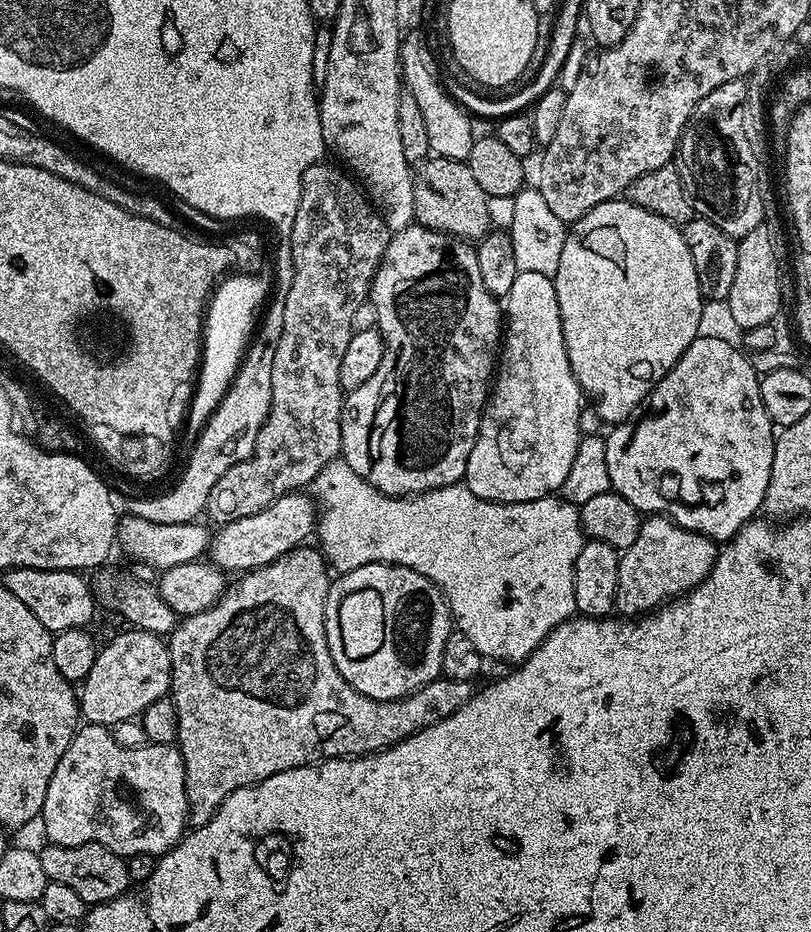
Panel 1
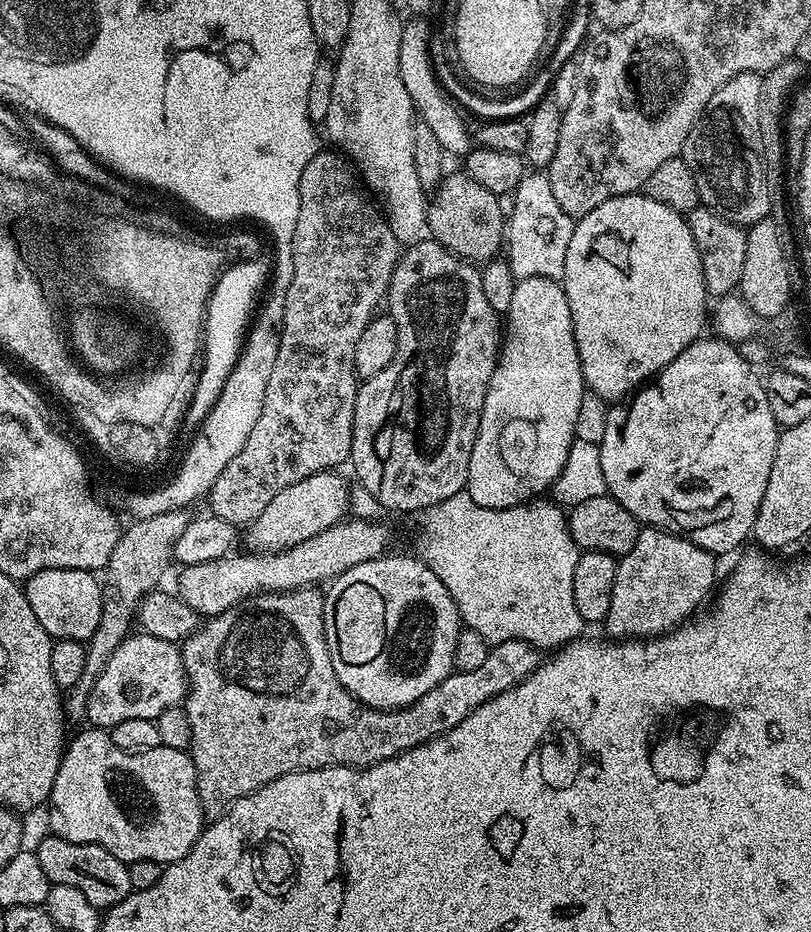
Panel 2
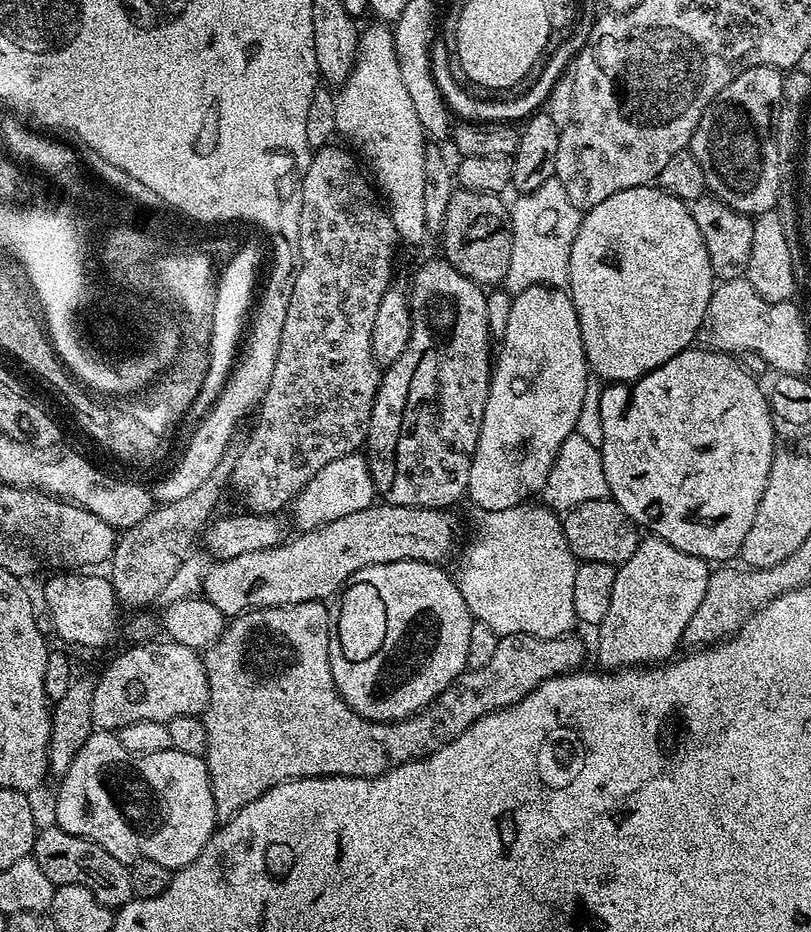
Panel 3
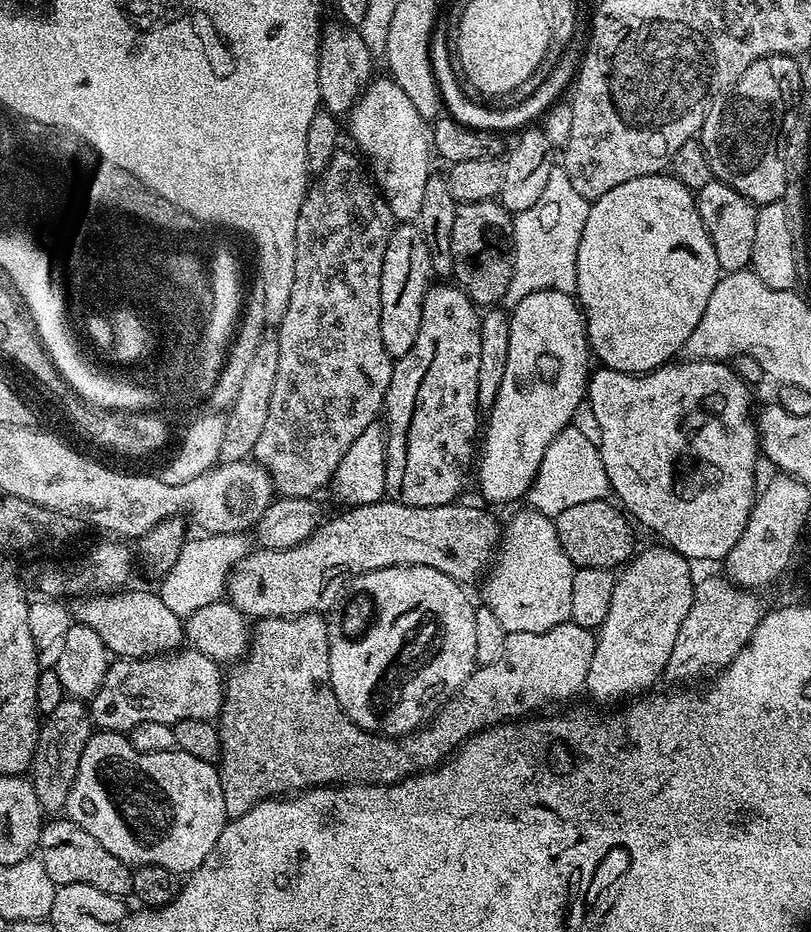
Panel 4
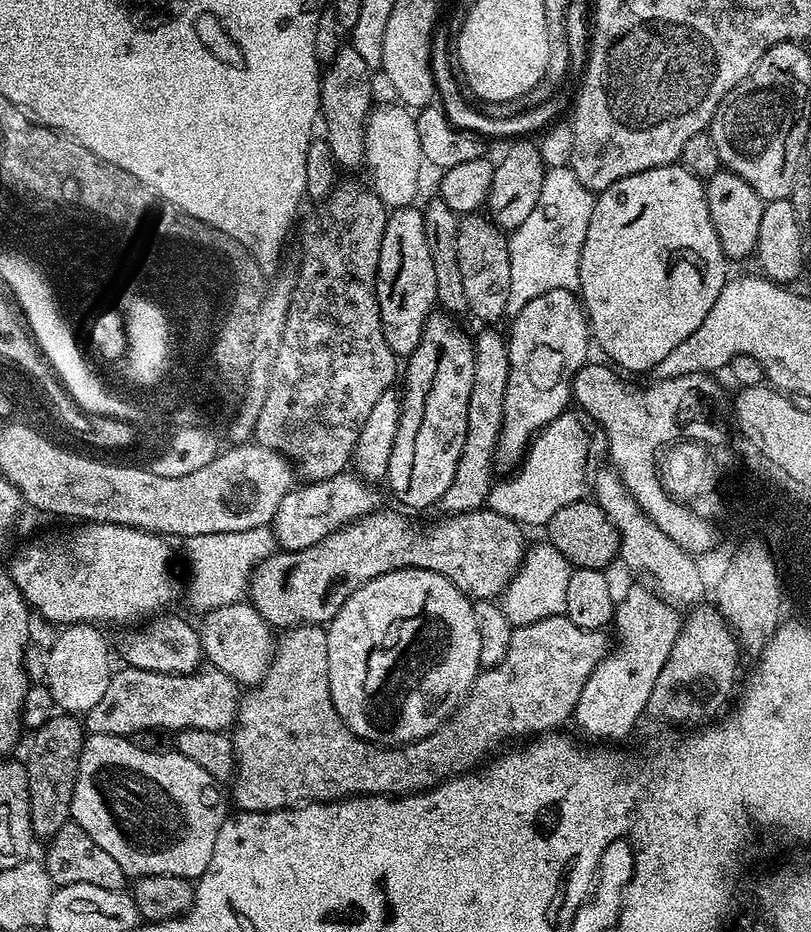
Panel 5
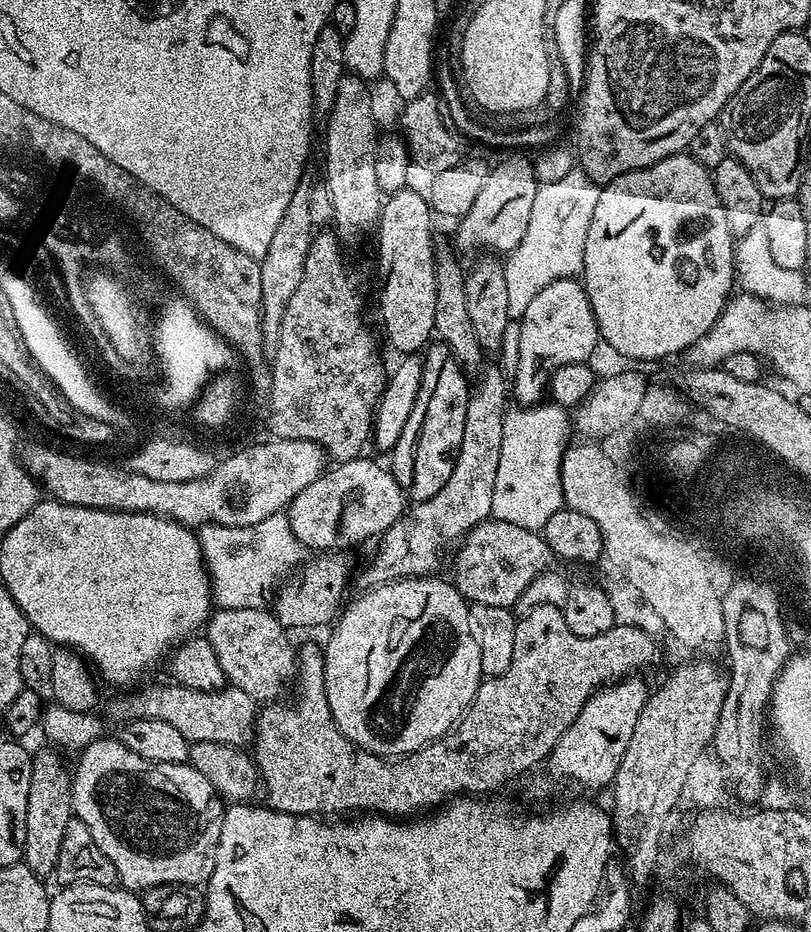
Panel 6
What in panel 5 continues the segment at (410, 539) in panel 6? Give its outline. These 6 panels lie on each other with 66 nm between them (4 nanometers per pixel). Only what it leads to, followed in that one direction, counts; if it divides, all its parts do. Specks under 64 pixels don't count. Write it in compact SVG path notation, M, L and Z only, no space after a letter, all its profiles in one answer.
M484 326L481 327L480 333L475 333L472 345L474 346L474 386L470 389L470 406L466 410L466 442L462 446L462 458L458 458L458 470L454 470L454 482L450 482L449 488L446 490L446 494L442 494L442 498L439 502L439 507L443 509L445 513L451 514L453 512L473 512L476 508L483 508L488 503L488 495L491 492L491 488L494 483L494 475L492 476L492 468L496 464L496 447L498 446L498 438L500 437L500 431L502 430L502 418L504 417L504 399L506 398L506 378L510 378L510 354L508 353L508 341L505 333L499 332L499 327L496 326Z

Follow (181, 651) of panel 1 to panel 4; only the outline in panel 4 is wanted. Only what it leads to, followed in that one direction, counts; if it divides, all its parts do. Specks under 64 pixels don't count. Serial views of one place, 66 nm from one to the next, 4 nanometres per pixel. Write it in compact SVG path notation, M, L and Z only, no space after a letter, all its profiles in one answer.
M307 612L301 616L266 616L257 619L250 628L250 639L243 653L242 662L231 665L227 669L224 682L224 705L220 707L218 717L218 731L220 733L220 758L218 767L220 770L220 781L222 782L222 799L226 802L226 814L229 820L236 820L246 810L250 810L256 804L264 800L283 797L285 794L299 794L309 788L323 788L325 786L343 786L346 784L396 784L408 776L414 776L417 772L429 772L444 763L461 744L475 736L477 732L485 732L495 724L503 724L527 717L529 714L539 713L547 704L556 704L559 700L568 700L577 691L583 689L586 682L586 674L590 670L590 658L594 658L594 646L596 645L597 633L591 628L583 628L574 623L559 624L545 632L509 632L504 637L504 649L502 654L494 662L481 664L466 678L466 682L456 693L443 701L442 707L431 720L422 728L399 738L393 738L375 732L362 730L342 710L338 698L332 689L330 682L330 650L328 649L328 620L319 612Z

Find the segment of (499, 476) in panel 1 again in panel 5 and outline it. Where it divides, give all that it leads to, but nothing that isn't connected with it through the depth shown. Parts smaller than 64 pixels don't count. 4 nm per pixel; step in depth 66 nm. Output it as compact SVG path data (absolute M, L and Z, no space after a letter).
M550 290L546 294L538 294L538 298L534 298L534 302L526 302L526 306L522 306L522 310L511 321L512 333L507 333L508 353L510 354L510 378L506 378L506 398L504 399L504 417L502 418L502 430L498 438L498 446L496 447L496 464L499 467L515 469L520 461L524 458L524 453L528 451L528 445L531 444L533 436L541 432L550 422L554 422L554 418L558 418L573 403L572 398L572 378L573 374L579 370L583 364L589 363L588 344L590 348L590 329L588 326L588 318L584 311L583 303L576 292L567 292L566 290Z

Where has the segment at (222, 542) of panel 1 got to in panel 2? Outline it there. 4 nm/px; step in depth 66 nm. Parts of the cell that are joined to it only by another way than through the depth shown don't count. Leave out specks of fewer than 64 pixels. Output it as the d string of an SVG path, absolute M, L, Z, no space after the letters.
M336 470L315 472L274 494L270 506L247 525L248 544L252 547L249 549L256 554L281 552L290 546L298 546L298 542L306 542L306 538L314 538L314 534L322 534L322 530L345 519L350 510L350 491L338 473Z

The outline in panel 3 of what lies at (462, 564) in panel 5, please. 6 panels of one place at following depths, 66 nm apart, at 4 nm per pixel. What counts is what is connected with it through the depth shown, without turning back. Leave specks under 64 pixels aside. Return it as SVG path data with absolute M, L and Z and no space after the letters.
M374 502L366 510L358 510L358 514L346 514L346 518L337 518L335 522L326 522L309 532L300 532L293 540L285 539L274 548L217 559L213 568L205 571L203 599L218 606L225 618L231 618L249 608L327 601L339 593L355 572L366 566L403 560L440 564L452 551L457 551L456 520L452 514L439 508L411 508Z

